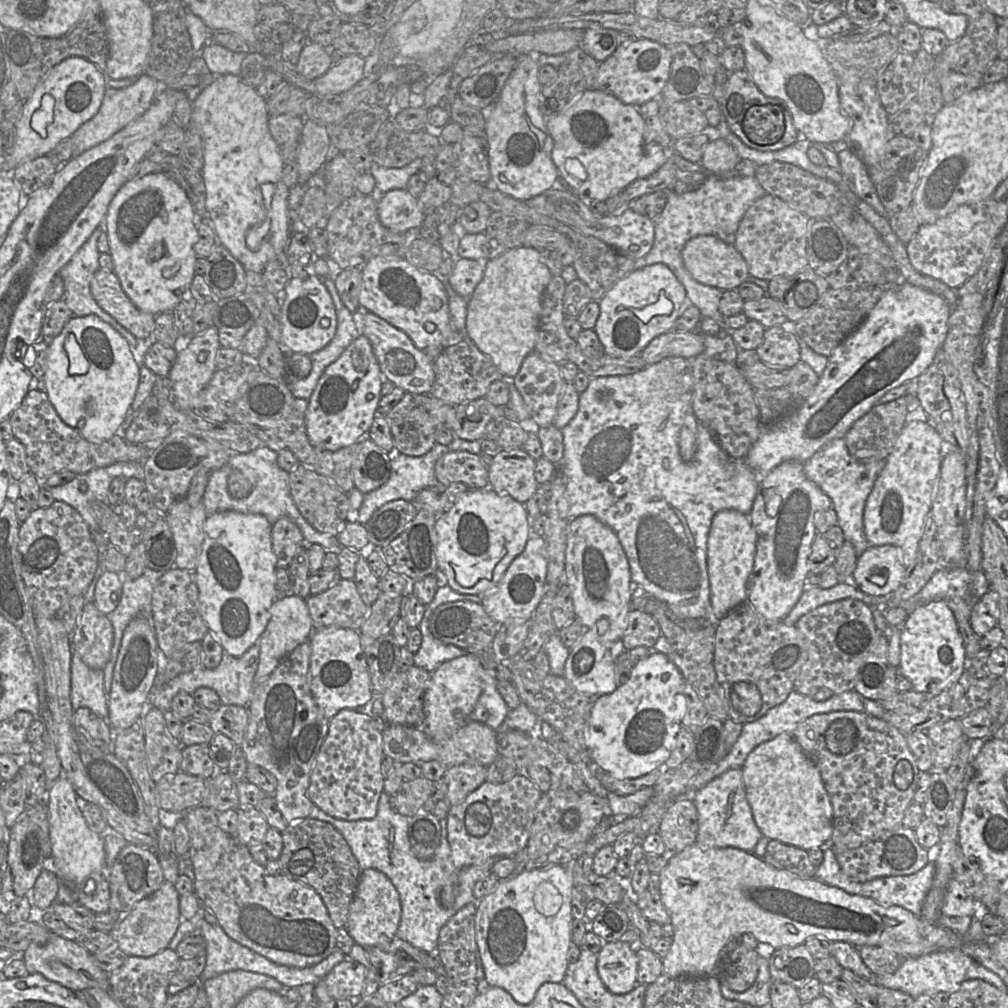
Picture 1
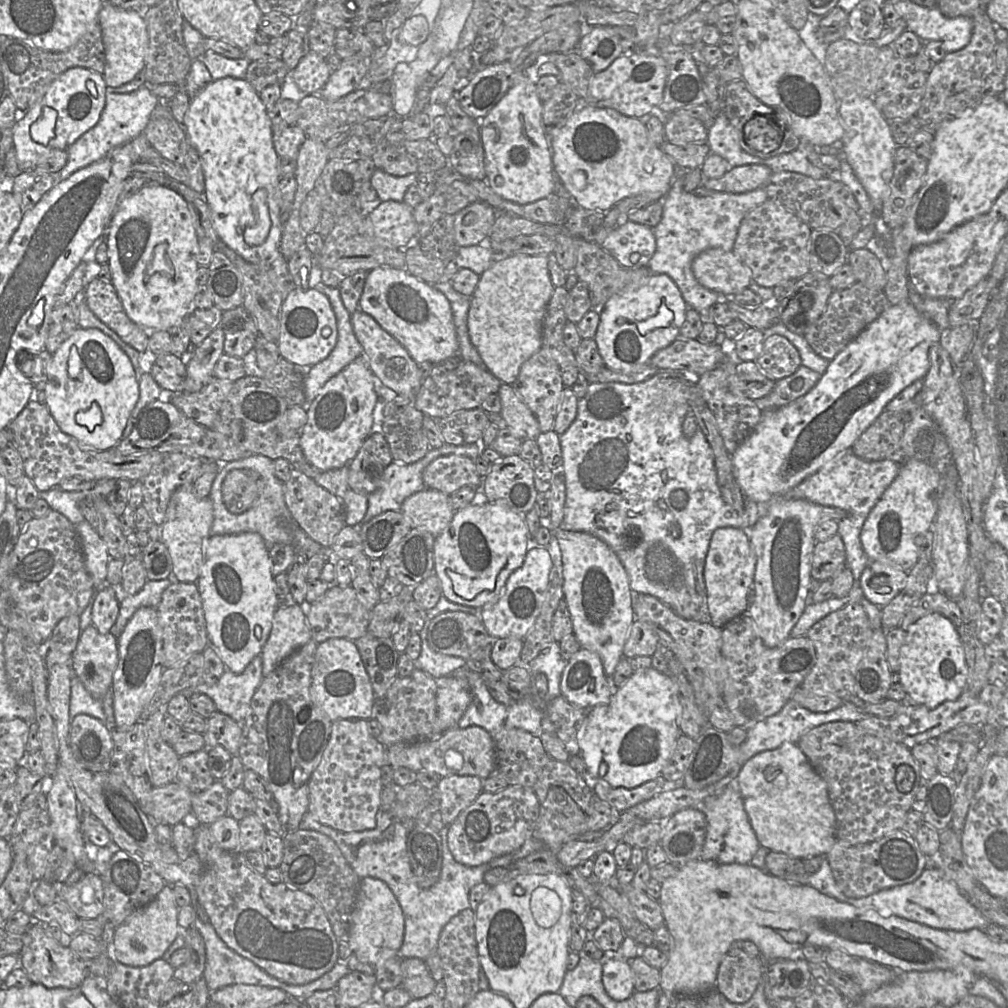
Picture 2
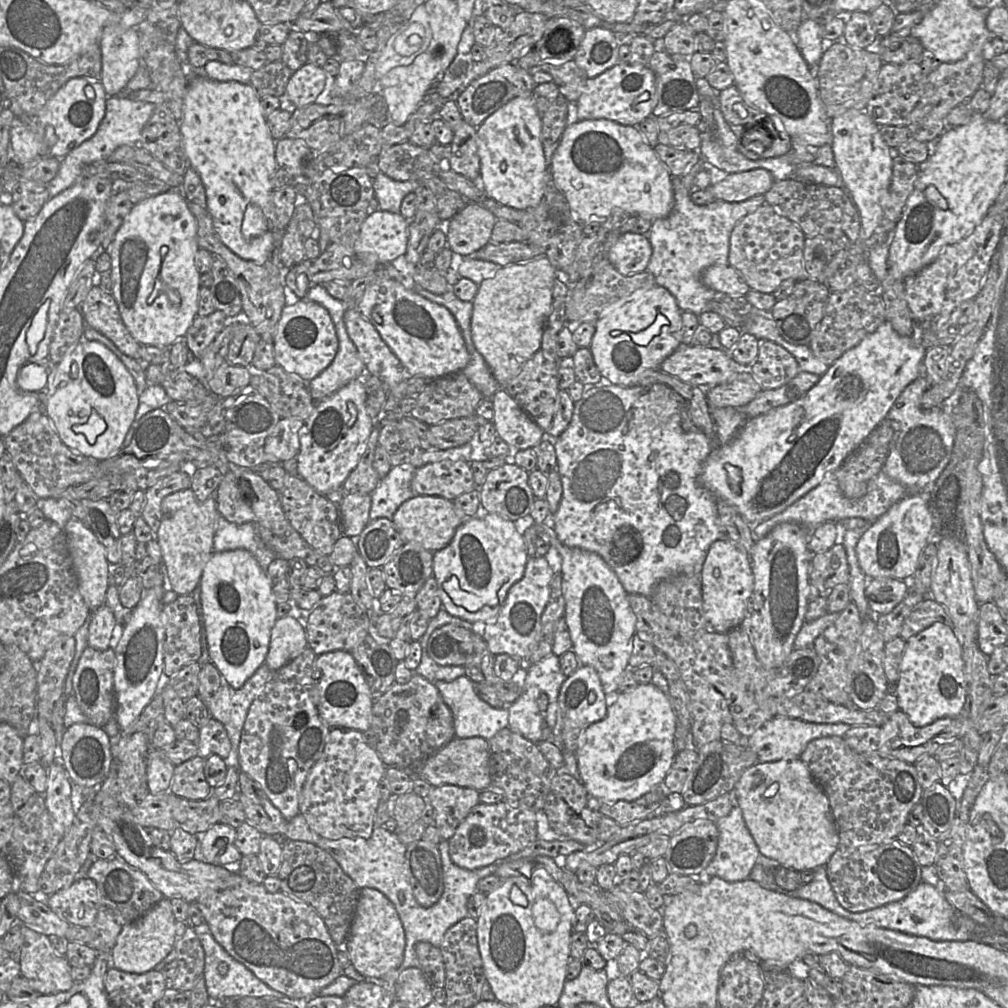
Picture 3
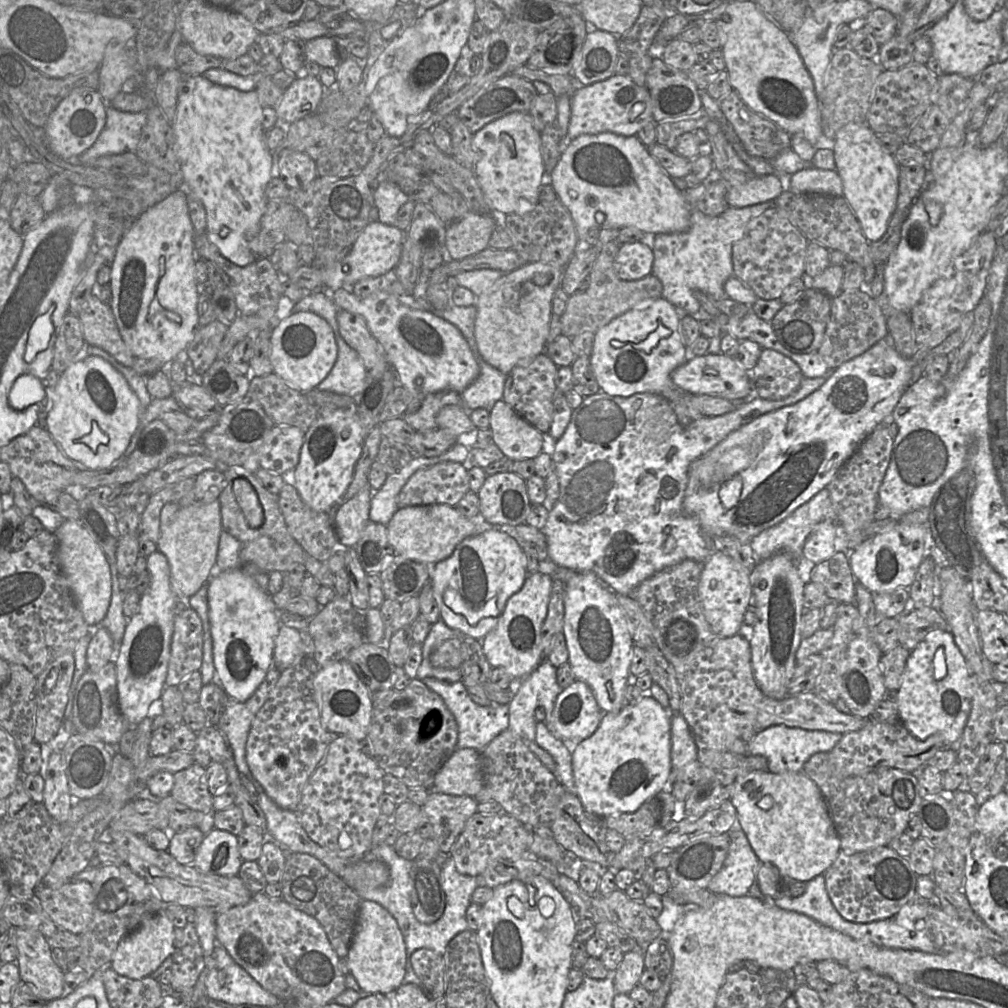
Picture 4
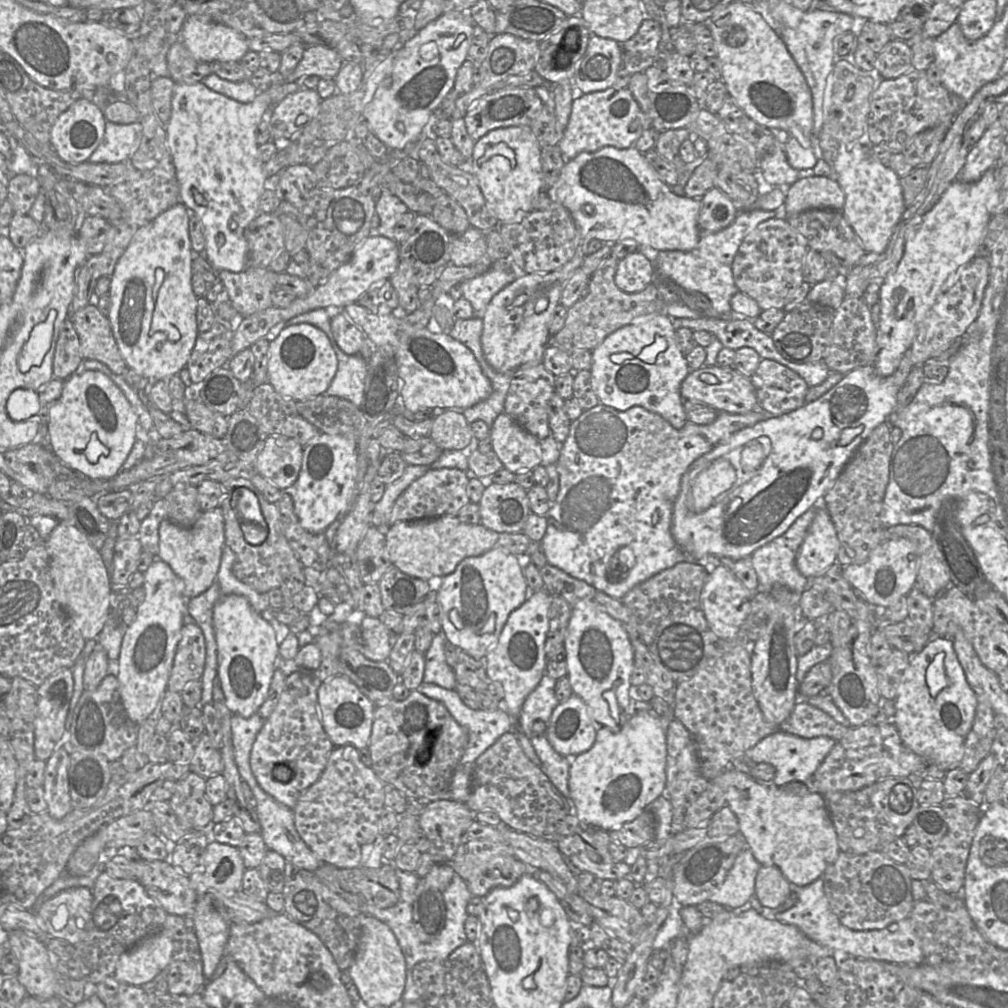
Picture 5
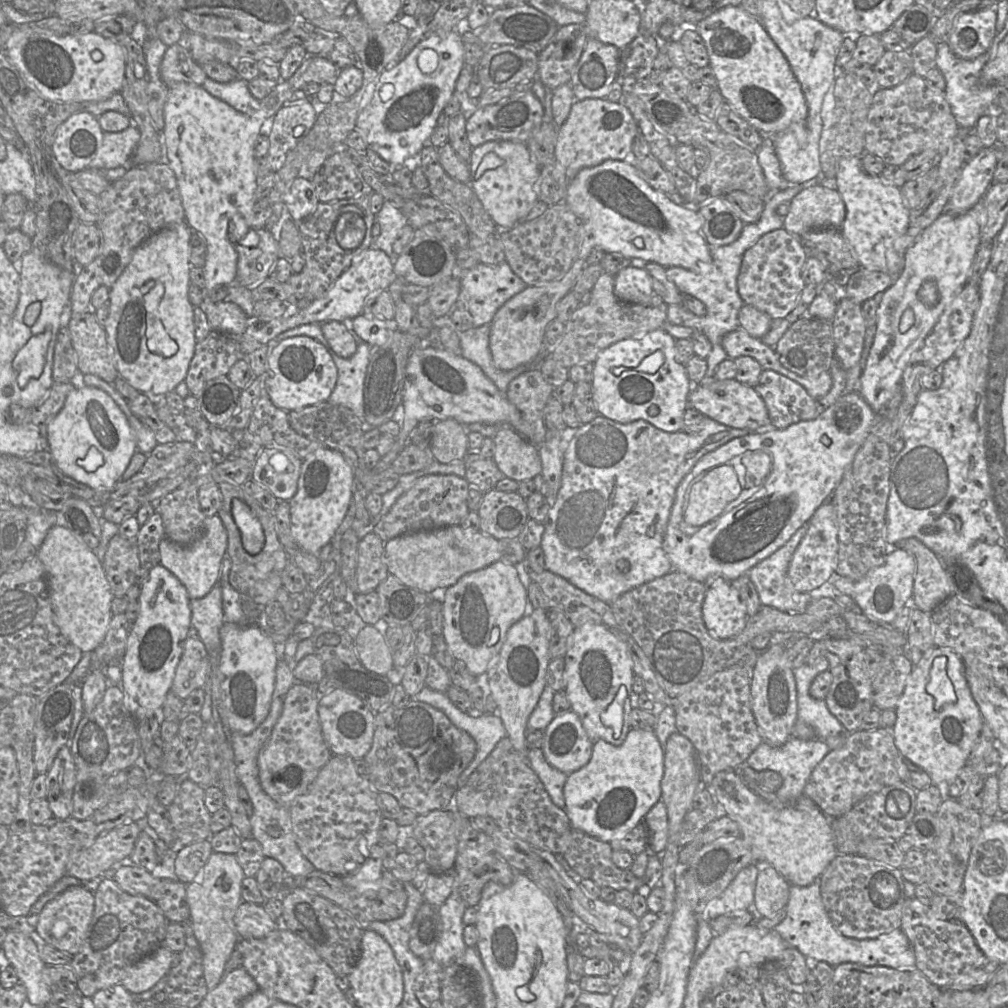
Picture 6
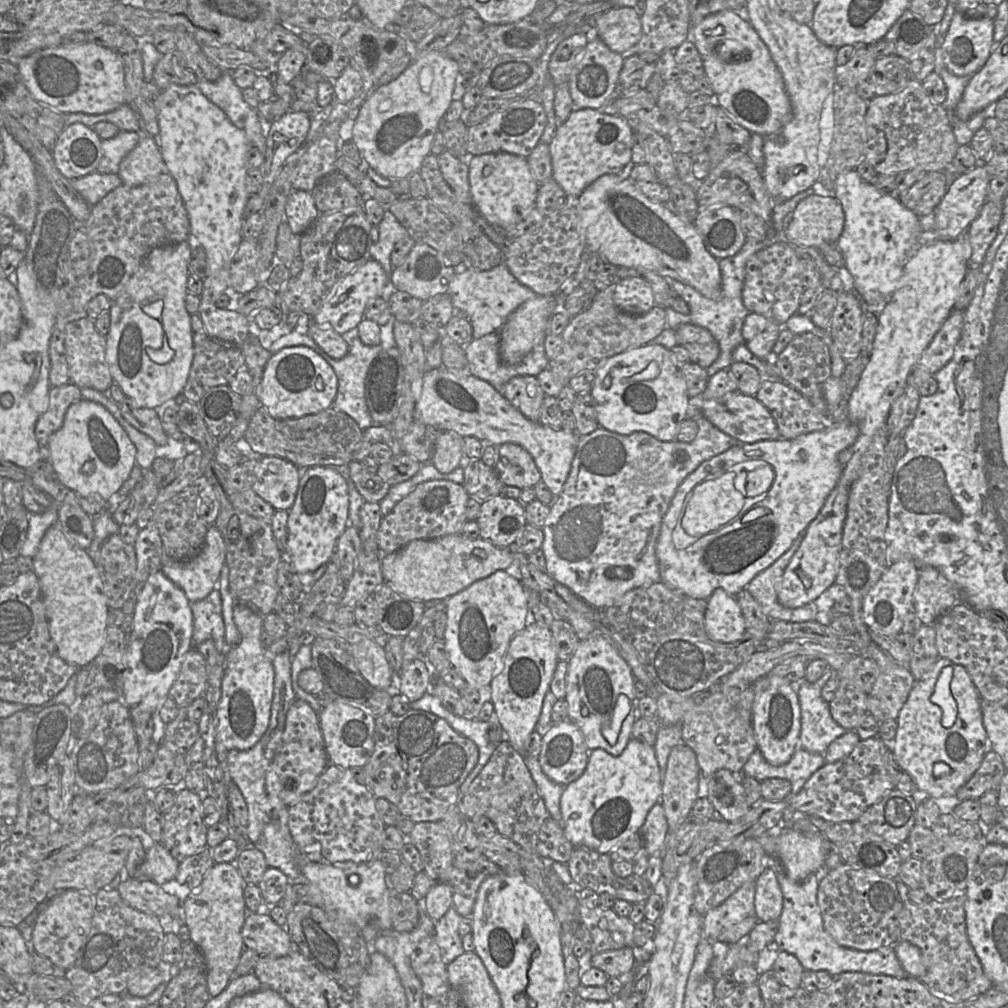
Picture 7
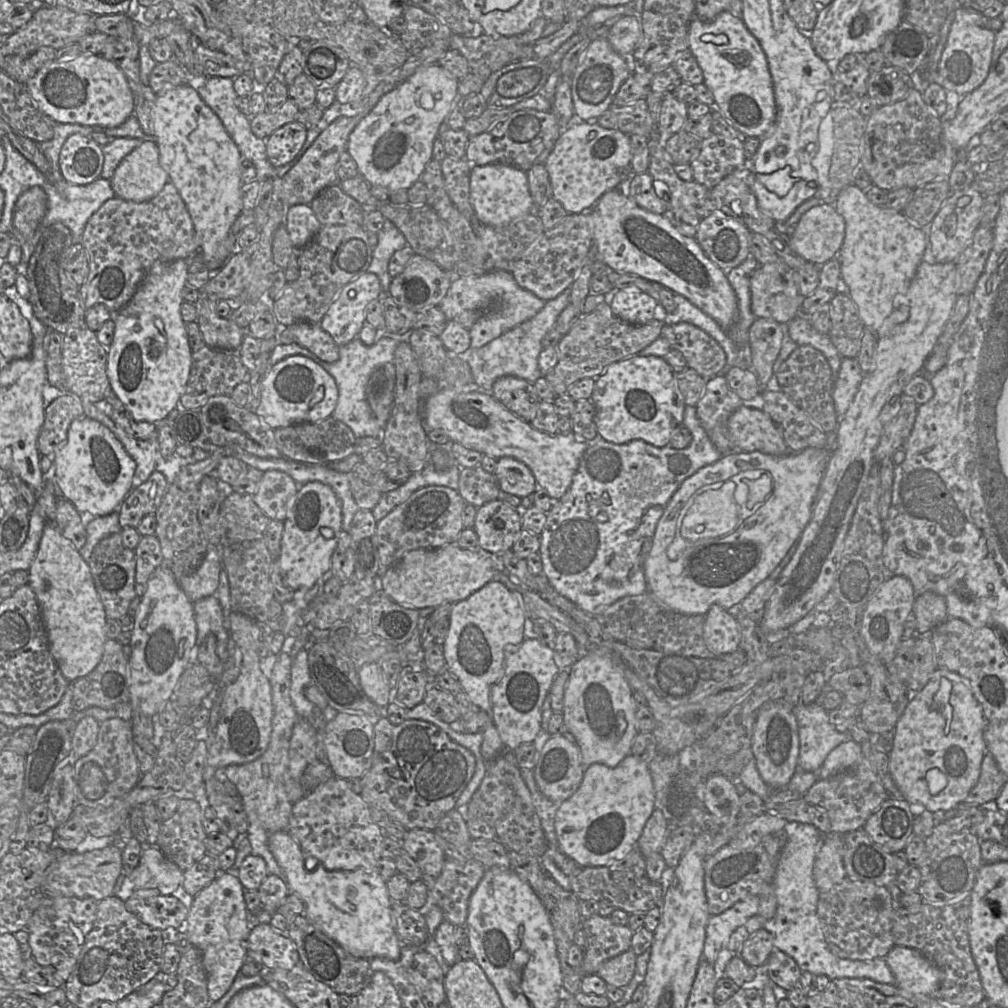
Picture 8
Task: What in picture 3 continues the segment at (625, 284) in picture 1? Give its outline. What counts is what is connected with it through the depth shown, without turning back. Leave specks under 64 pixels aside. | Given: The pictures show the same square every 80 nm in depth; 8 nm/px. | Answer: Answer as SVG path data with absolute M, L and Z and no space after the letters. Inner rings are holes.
M660 285L637 290L607 306L596 321L590 345L603 380L629 387L637 385L647 370L660 369L661 363L683 343L681 314L675 297Z

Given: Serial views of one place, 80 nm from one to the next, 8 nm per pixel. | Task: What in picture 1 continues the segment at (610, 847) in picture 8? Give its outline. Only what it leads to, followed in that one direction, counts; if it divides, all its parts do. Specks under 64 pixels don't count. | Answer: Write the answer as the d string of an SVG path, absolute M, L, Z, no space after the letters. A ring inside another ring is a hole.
M652 651L634 665L625 683L594 701L586 729L587 751L593 762L619 780L662 770L686 712L684 686L679 668L663 653Z

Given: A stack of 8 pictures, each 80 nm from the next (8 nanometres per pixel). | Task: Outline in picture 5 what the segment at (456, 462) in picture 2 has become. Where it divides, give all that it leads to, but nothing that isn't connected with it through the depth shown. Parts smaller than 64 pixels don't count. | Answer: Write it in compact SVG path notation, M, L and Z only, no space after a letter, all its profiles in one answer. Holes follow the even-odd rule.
M456 468L430 469L418 478L397 498L388 520L389 528L400 521L419 521L441 516L458 516L462 507L470 500L467 487L470 474Z

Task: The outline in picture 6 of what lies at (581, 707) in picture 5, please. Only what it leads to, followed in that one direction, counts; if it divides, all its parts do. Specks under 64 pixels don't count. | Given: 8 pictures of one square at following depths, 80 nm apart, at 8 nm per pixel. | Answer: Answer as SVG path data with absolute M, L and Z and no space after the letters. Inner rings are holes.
M569 710L555 715L547 726L542 751L551 766L569 775L589 762L593 745L579 716Z

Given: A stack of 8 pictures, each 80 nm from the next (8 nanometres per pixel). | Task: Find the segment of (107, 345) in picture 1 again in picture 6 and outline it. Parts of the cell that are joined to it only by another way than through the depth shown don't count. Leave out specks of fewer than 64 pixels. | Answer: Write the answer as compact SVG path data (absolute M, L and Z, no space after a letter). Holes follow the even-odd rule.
M86 385L70 391L47 433L49 451L58 469L95 491L109 491L121 481L137 450L134 432L123 411L105 391Z

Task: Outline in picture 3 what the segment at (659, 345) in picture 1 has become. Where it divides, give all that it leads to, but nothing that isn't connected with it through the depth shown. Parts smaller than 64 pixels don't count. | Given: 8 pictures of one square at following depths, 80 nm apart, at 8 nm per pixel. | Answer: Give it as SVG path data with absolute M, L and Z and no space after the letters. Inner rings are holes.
M685 343L660 365L669 375L706 391L729 381L740 368L727 350Z

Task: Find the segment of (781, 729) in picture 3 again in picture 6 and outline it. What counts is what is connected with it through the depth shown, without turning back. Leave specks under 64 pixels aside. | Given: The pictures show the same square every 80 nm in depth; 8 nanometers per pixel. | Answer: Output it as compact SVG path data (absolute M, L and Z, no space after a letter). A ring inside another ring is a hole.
M791 736L782 746L774 747L762 742L750 755L747 764L755 771L772 770L783 778L781 788L776 792L779 805L793 805L803 795L804 787L815 767L826 757L830 748L825 740L815 738L810 740Z

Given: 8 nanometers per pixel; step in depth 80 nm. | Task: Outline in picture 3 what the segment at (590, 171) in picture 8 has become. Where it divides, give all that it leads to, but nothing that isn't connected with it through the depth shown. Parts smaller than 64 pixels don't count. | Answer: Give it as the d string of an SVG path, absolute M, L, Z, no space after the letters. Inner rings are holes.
M618 62L600 75L588 78L581 95L574 103L577 107L578 121L608 119L622 125L638 127L643 120L653 114L658 103L655 74L649 65Z

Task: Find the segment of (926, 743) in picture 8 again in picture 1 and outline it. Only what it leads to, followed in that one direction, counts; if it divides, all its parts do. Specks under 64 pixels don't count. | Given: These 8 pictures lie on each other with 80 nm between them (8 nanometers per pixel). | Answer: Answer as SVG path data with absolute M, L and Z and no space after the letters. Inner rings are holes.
M931 601L915 609L902 624L901 631L898 672L911 682L912 690L936 696L961 679L967 670L967 655L954 613L945 601Z

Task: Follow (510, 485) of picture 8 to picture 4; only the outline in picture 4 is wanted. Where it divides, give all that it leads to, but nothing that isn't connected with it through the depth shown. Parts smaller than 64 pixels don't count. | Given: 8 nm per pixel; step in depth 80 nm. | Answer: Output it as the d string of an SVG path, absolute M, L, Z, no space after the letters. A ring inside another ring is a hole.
M503 399L490 412L494 443L511 460L534 459L542 452L543 433L517 414Z

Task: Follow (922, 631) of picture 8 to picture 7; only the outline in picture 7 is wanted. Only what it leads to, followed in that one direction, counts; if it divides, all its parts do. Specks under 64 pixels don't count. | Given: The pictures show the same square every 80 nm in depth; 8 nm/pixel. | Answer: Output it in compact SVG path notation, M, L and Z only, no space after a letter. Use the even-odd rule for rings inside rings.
M926 566L918 570L913 612L922 624L933 624L958 601L954 586L936 568Z

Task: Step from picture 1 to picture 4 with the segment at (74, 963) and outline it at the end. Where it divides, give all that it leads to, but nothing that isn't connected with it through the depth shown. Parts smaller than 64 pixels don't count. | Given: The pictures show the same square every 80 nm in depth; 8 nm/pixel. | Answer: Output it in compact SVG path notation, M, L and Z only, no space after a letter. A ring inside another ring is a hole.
M13 928L12 936L15 939L18 950L16 963L20 980L28 984L33 993L43 1002L62 997L64 972L53 959L49 941L40 932L28 928Z

